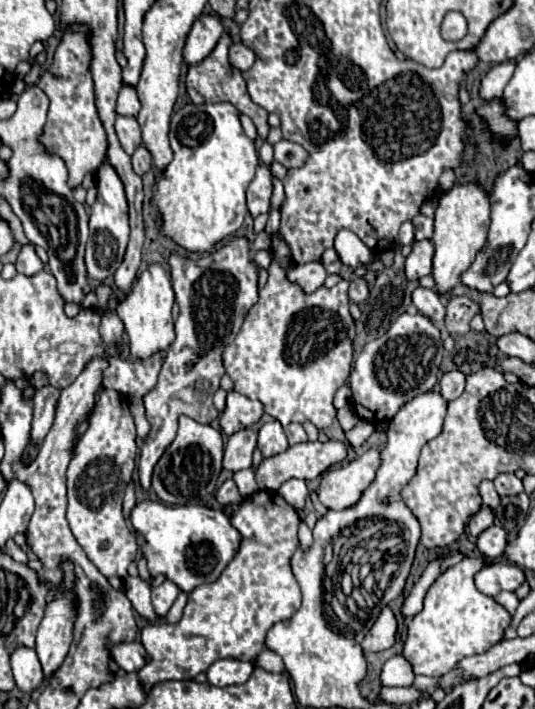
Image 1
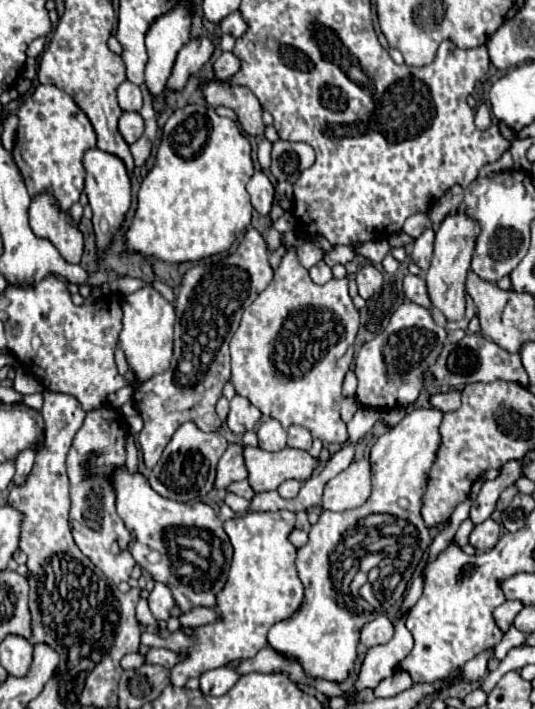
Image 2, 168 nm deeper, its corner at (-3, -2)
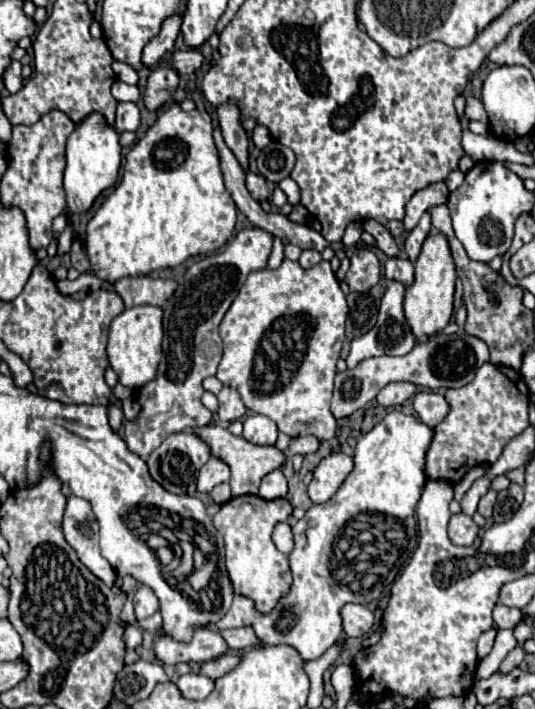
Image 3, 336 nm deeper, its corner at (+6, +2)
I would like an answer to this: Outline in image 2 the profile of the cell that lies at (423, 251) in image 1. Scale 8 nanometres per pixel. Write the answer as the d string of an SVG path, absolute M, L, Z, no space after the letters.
M429 229L429 231L425 231L419 239L415 239L415 243L413 243L411 259L413 259L413 263L419 265L423 271L427 271L429 265L431 265L431 257L433 257L433 239L435 239L435 233Z

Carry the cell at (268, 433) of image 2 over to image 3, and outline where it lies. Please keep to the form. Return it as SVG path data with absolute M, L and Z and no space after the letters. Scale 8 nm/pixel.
M252 413L244 419L242 437L250 443L256 443L256 445L274 445L276 437L278 437L278 429L270 417Z

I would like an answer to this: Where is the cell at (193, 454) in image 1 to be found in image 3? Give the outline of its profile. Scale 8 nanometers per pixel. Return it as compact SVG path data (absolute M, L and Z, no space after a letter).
M180 431L180 433L168 435L162 441L162 445L150 453L146 463L150 467L154 481L164 485L164 489L168 489L170 493L176 493L176 495L194 495L198 471L208 459L210 459L208 445L202 439L198 439L192 431Z

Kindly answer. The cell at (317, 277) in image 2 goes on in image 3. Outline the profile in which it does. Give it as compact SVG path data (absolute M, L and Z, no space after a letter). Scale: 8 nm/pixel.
M306 249L306 251L302 251L302 255L300 255L300 259L298 259L298 263L304 267L304 269L308 269L308 267L312 267L312 265L318 265L322 261L322 255L316 251L316 249Z

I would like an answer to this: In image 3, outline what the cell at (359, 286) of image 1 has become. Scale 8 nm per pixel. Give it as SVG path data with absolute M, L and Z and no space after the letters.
M356 249L350 257L350 269L346 273L346 283L354 293L366 293L380 279L380 261L372 249Z

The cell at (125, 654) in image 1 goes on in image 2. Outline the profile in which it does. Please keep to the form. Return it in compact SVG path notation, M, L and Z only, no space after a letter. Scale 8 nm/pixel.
M149 649L145 653L145 663L149 665L161 665L165 669L171 669L177 661L181 661L181 657L169 649Z

